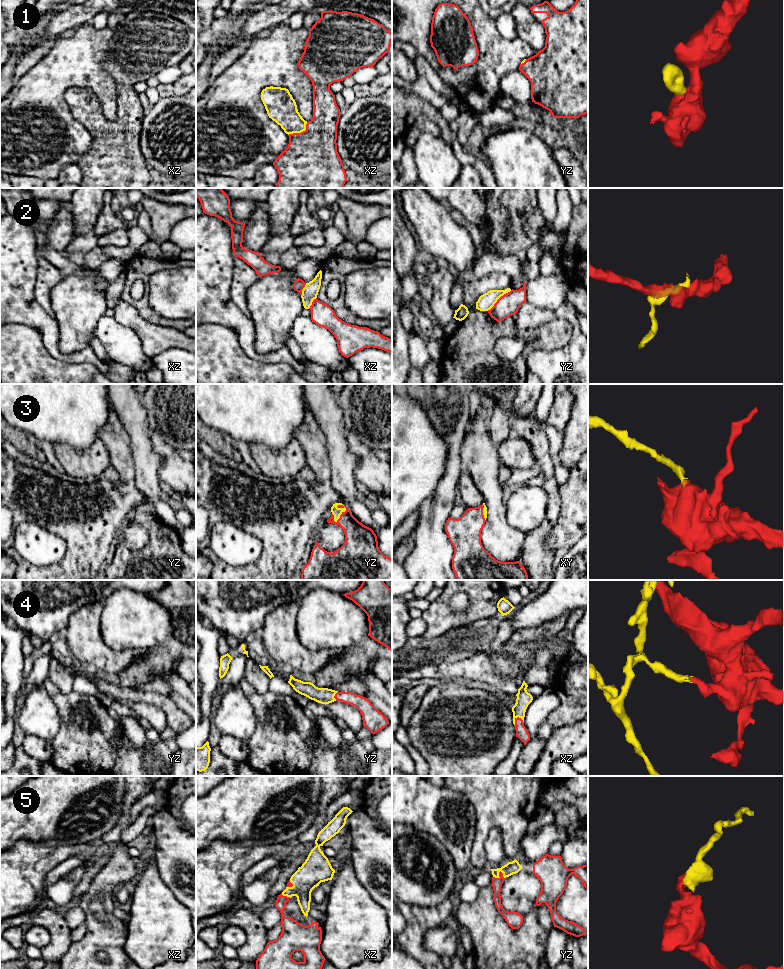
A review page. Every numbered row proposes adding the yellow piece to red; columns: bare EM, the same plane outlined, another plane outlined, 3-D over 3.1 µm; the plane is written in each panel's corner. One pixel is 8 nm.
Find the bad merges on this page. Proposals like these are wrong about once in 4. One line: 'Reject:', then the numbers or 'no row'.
Reject: 2

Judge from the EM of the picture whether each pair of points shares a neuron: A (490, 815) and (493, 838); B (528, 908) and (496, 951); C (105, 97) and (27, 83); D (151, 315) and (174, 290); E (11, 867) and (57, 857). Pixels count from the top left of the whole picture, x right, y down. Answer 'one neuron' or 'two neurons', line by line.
A: two neurons
B: one neuron
C: one neuron
D: two neurons
E: one neuron

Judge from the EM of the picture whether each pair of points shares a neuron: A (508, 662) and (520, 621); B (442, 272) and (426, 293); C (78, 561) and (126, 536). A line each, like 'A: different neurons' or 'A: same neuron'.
A: different neurons
B: different neurons
C: different neurons

